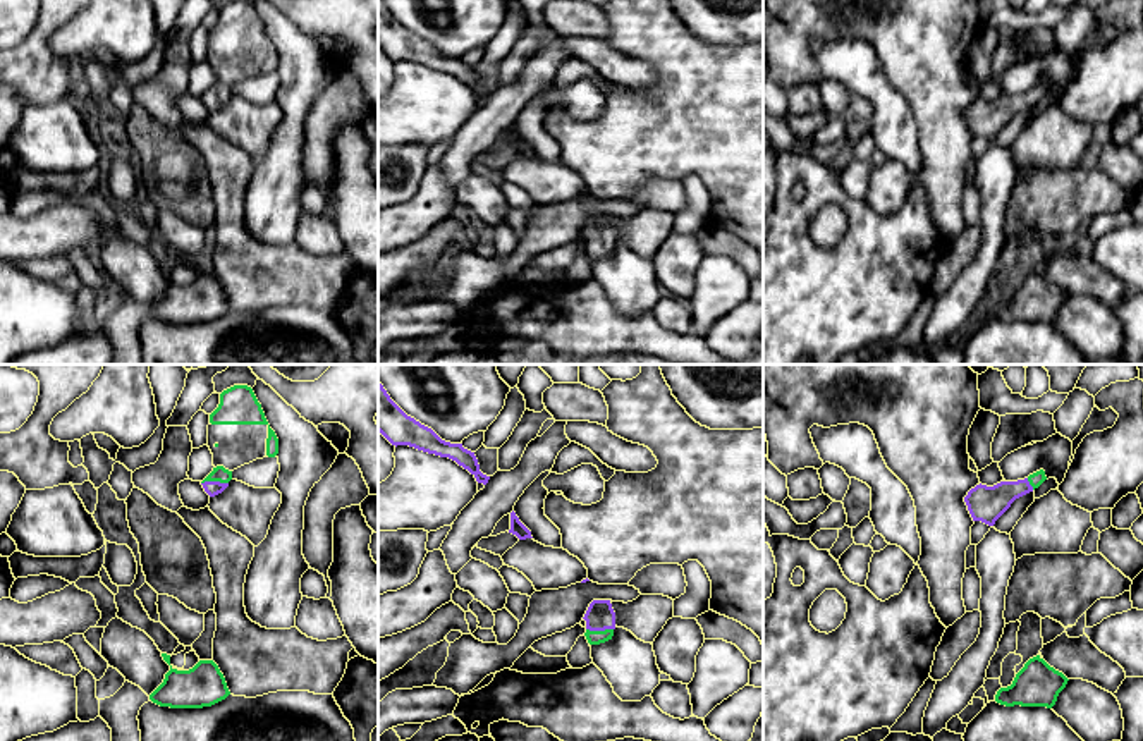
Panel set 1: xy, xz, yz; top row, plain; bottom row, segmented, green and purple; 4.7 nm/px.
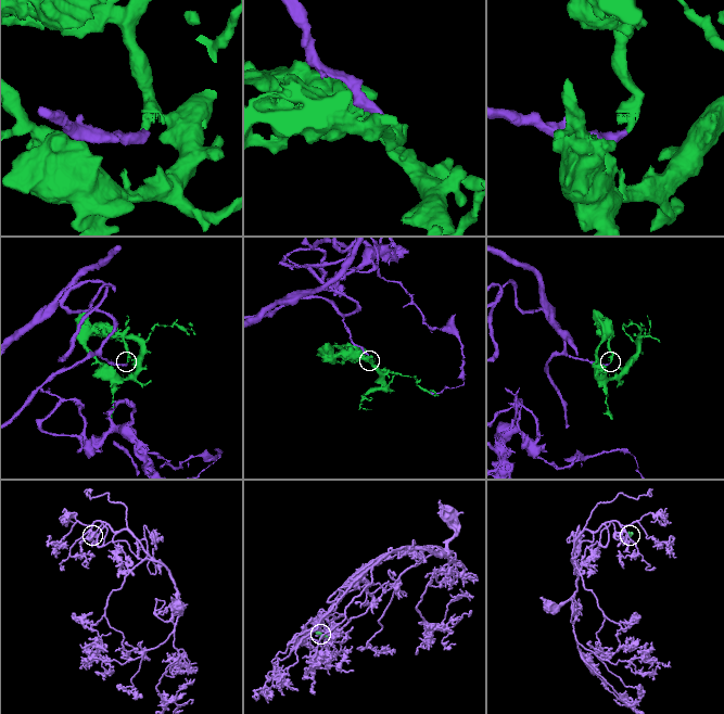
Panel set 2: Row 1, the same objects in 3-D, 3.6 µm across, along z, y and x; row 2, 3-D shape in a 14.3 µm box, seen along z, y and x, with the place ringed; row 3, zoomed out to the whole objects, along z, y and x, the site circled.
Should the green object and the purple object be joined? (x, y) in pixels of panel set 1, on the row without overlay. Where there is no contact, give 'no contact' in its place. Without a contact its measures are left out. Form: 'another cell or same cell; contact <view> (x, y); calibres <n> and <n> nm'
same cell; contact xy (213, 95); calibres 70 and 70 nm

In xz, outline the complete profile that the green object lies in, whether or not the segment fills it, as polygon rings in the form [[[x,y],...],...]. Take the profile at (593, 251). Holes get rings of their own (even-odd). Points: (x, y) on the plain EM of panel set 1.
[[[593,215],[583,232],[586,236],[586,254],[590,260],[600,260],[614,251],[615,227],[610,215]]]

